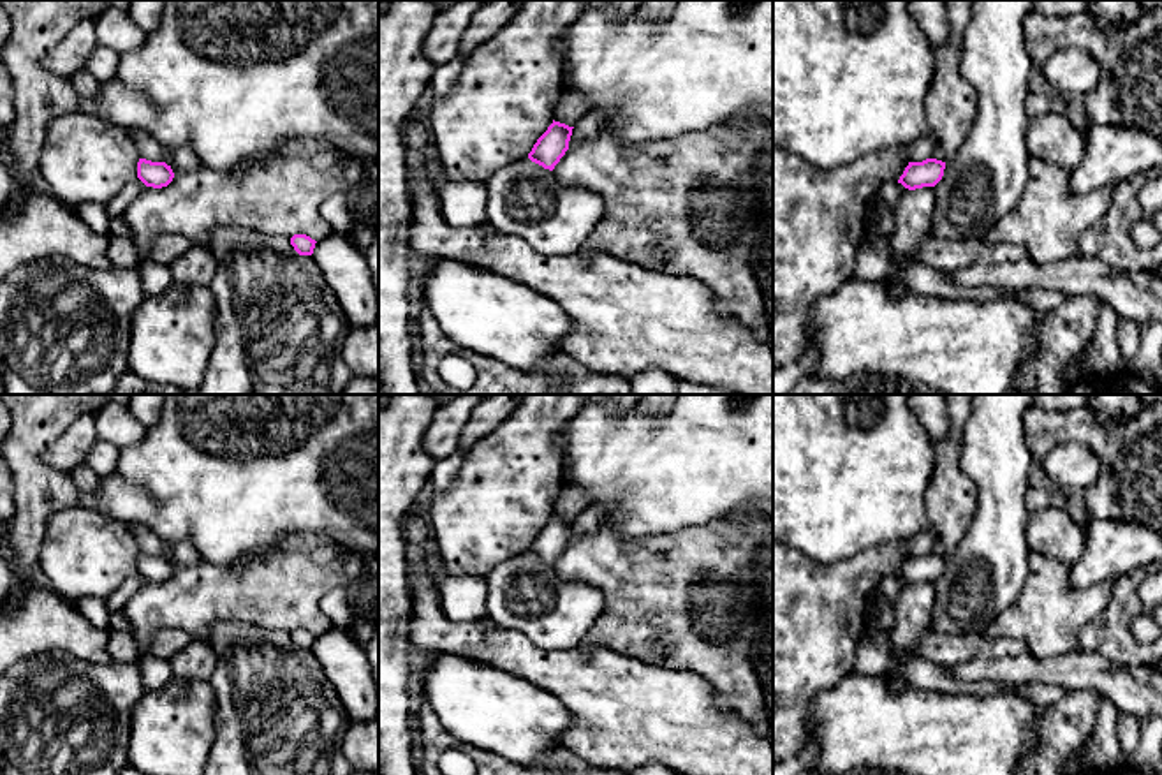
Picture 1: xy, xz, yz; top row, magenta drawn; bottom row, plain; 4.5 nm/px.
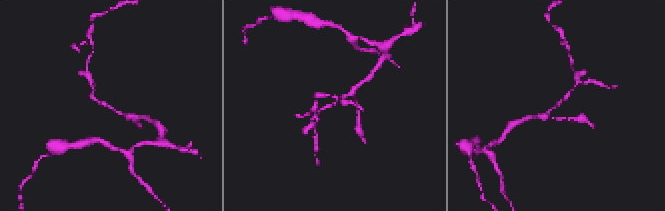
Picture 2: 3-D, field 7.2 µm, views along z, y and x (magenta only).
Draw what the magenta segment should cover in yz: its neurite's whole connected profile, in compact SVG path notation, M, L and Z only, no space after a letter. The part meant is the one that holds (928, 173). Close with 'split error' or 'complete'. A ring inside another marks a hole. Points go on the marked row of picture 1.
M926 159L923 162L908 162L898 183L908 190L935 187L944 176L945 162Z | complete

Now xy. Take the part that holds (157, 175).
M139 159L137 178L146 187L162 188L173 181L174 173L173 173L171 166L167 166L165 162L151 162L146 159Z | complete

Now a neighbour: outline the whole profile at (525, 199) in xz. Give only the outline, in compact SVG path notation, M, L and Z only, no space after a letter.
M528 157L502 167L484 185L491 227L523 238L544 255L577 254L606 213L599 194L560 183Z

